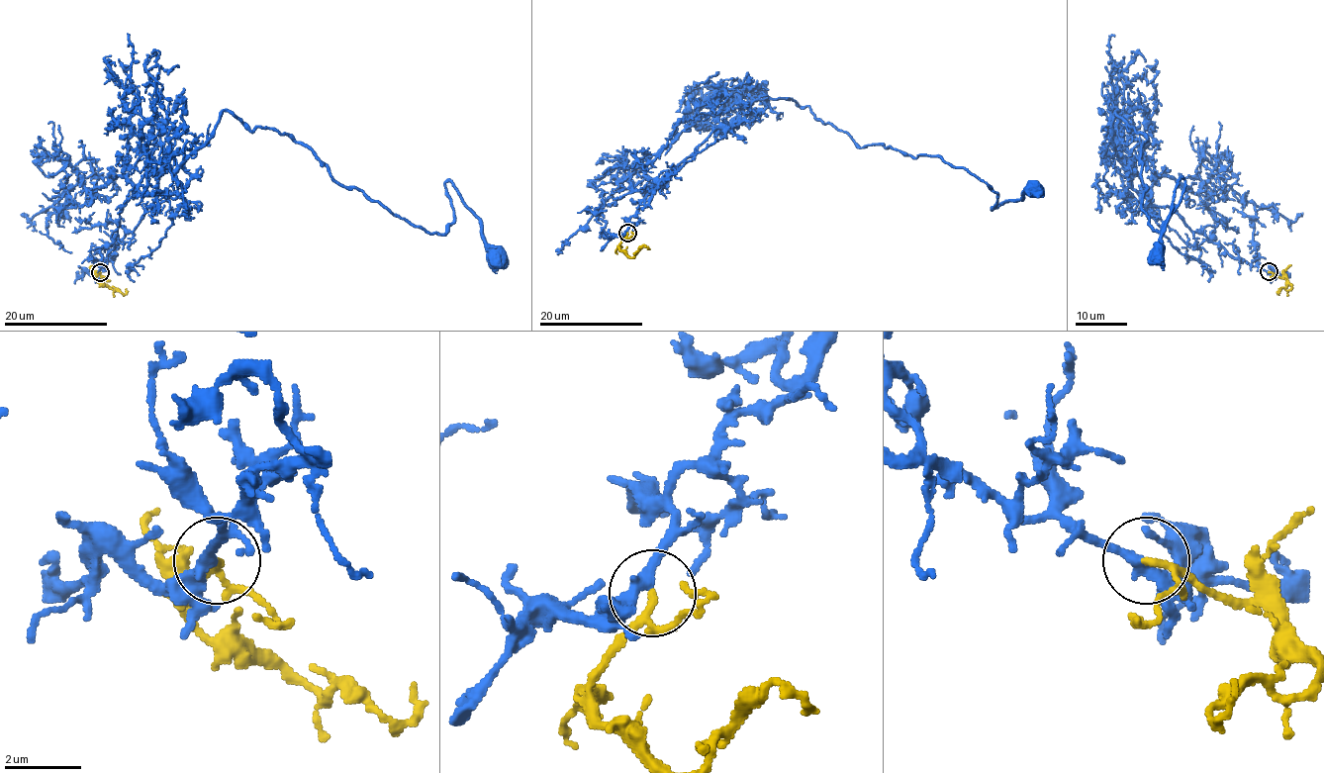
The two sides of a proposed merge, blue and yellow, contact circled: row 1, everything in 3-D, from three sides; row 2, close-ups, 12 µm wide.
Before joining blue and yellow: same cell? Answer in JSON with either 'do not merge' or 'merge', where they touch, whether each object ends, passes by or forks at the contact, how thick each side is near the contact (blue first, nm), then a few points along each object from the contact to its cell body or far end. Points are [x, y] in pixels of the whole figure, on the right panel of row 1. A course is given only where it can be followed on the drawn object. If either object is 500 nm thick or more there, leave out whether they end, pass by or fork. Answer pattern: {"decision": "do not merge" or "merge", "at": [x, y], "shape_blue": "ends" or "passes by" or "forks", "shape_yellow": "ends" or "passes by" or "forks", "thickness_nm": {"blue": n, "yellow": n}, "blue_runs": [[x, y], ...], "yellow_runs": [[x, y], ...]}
{"decision": "merge", "at": [1269, 271], "shape_blue": "passes by", "shape_yellow": "passes by", "thickness_nm": {"blue": 300, "yellow": 140}, "blue_runs": [[1268, 271], [1130, 185], [1111, 136], [1117, 111], [1147, 140], [1140, 206], [1154, 231], [1184, 180], [1159, 257]], "yellow_runs": [[1269, 271], [1291, 287], [1276, 292], [1280, 288]]}

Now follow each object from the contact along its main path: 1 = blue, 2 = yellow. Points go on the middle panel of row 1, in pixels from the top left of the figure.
1: (627, 232), (658, 183), (754, 101), (791, 98), (860, 147), (939, 155), (997, 193), (992, 209), (1031, 191)
2: (627, 234), (619, 244), (621, 251), (632, 257), (644, 244), (647, 248)

